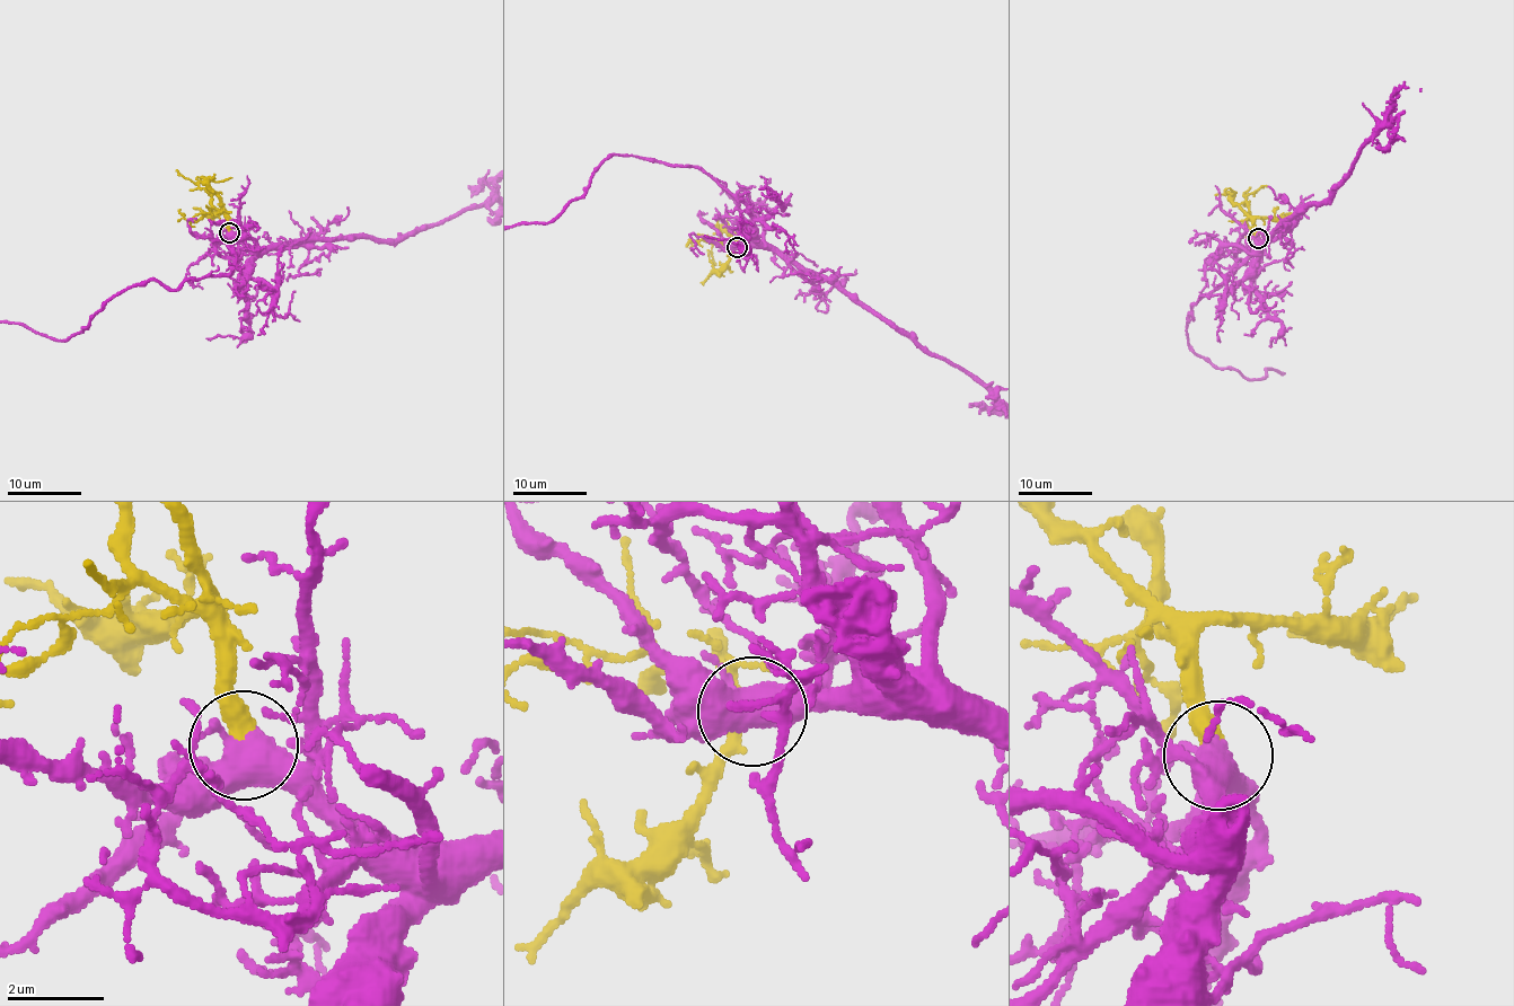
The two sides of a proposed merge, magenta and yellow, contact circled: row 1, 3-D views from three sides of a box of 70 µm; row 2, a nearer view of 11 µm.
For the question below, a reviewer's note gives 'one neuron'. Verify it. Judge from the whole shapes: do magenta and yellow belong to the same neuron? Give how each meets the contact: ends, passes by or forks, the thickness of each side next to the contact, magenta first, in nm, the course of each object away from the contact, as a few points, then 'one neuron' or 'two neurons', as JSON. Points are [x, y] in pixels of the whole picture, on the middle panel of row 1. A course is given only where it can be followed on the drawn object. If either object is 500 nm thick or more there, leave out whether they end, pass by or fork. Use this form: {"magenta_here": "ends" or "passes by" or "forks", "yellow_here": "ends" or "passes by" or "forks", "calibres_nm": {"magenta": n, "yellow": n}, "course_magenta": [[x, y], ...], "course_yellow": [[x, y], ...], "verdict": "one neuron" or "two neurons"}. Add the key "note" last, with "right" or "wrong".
{"calibres_nm": {"magenta": 480, "yellow": 550}, "course_magenta": [[736, 247], [751, 241], [739, 204], [696, 167], [614, 153], [549, 222]], "verdict": "one neuron", "note": "right"}

